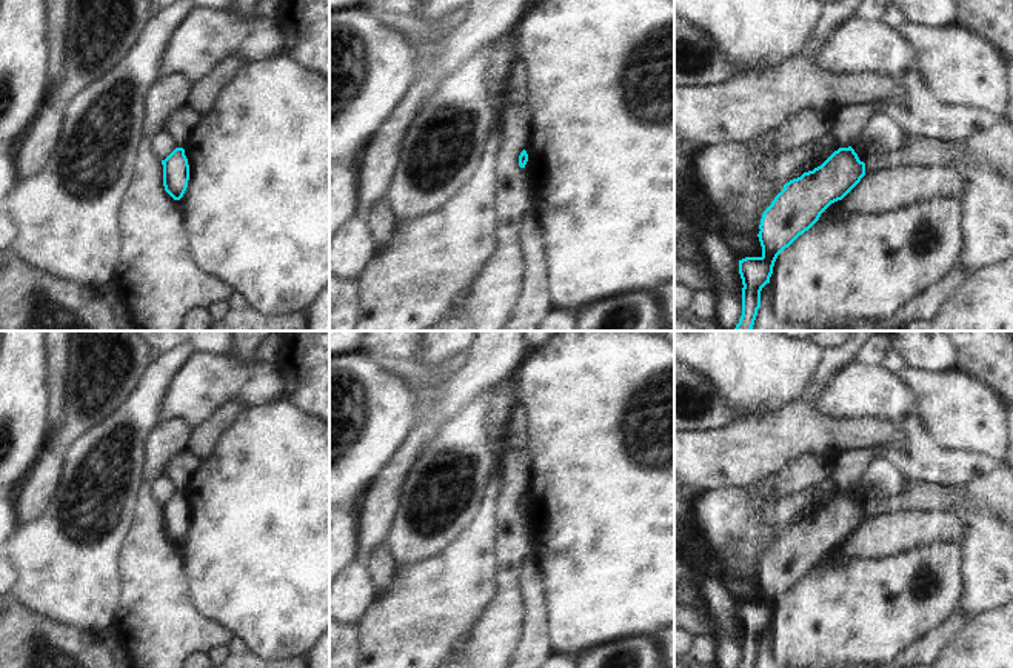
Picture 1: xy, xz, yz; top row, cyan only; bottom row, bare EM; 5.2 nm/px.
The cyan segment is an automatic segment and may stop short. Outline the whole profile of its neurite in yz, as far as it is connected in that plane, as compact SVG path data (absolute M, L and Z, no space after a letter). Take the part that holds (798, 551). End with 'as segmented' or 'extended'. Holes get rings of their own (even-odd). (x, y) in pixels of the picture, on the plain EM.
M851 491L839 493L821 511L790 525L764 556L759 569L761 602L739 605L742 623L742 660L739 668L754 668L761 653L761 636L770 628L777 600L821 559L842 545L865 520L865 508Z; as segmented

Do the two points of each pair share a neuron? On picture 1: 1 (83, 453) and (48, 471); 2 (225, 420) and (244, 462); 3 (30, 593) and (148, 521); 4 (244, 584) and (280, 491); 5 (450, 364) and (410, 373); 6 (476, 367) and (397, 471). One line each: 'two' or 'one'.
1: two
2: two
3: two
4: one
5: one
6: one

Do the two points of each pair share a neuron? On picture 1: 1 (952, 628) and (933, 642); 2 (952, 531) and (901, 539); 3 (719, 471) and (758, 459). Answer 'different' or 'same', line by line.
1: same
2: same
3: same

